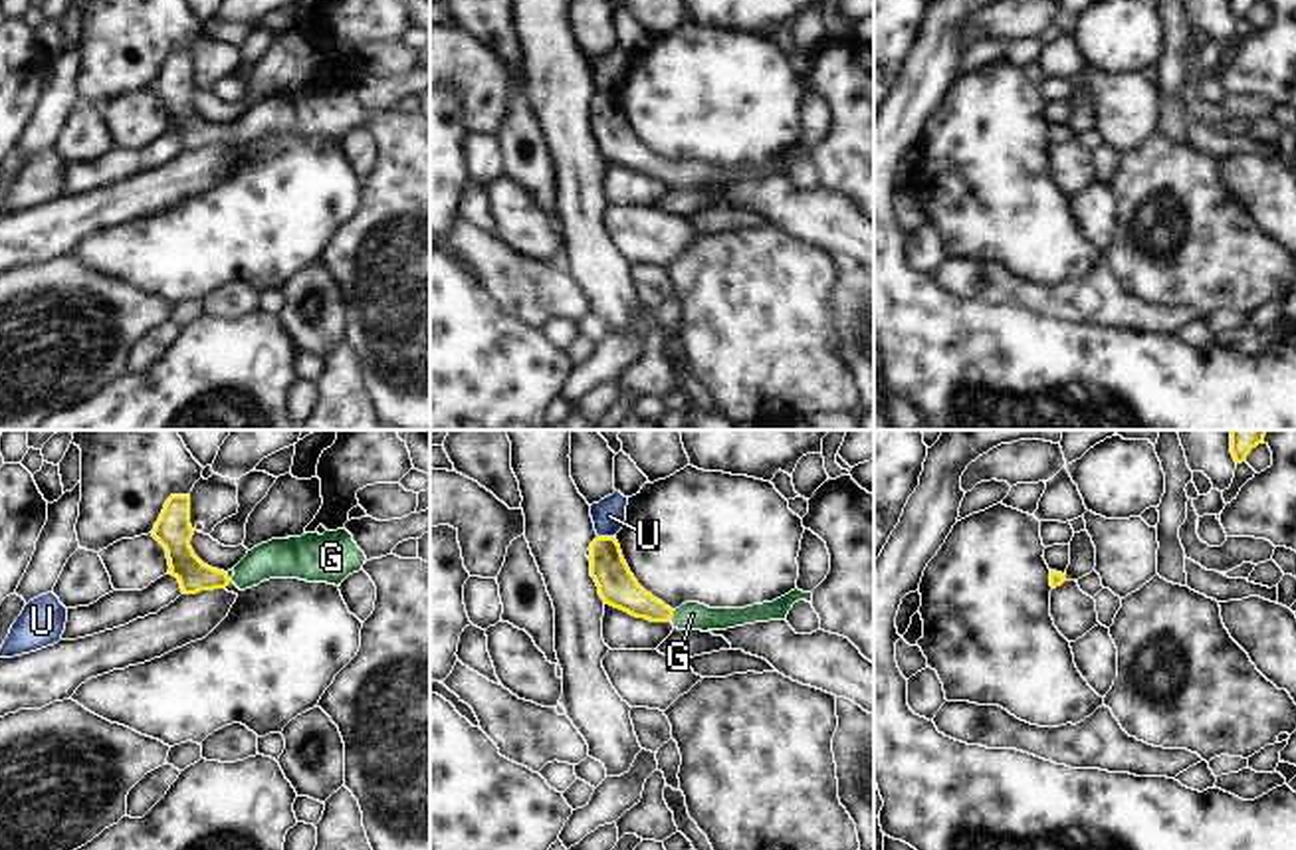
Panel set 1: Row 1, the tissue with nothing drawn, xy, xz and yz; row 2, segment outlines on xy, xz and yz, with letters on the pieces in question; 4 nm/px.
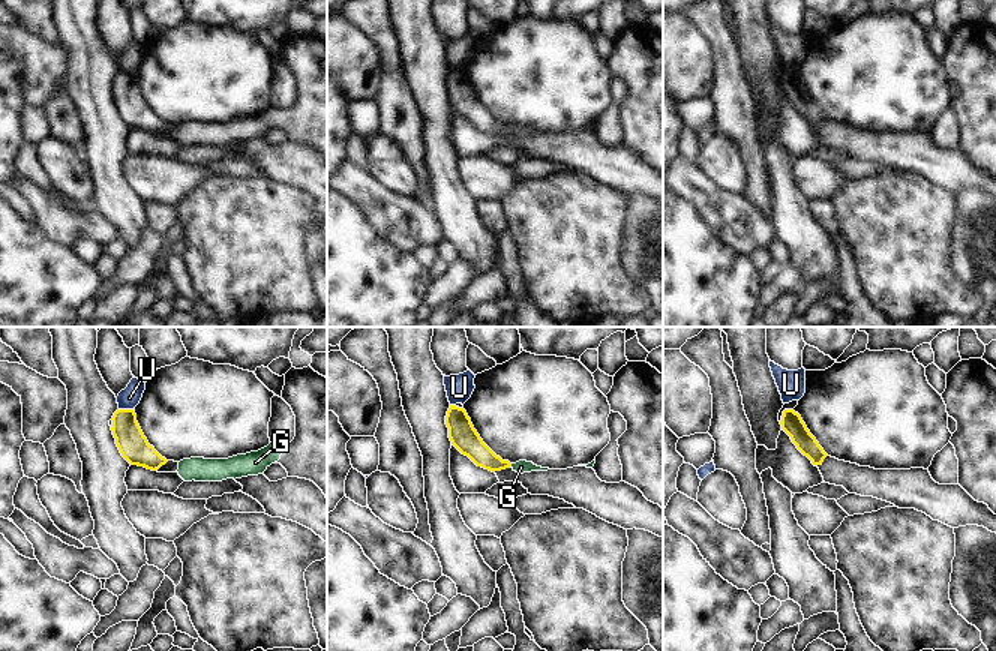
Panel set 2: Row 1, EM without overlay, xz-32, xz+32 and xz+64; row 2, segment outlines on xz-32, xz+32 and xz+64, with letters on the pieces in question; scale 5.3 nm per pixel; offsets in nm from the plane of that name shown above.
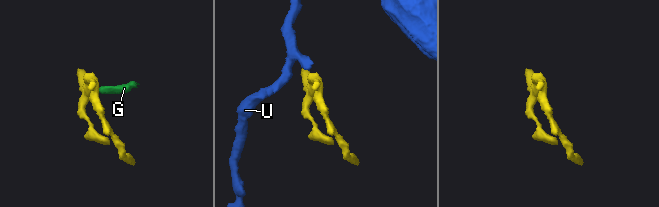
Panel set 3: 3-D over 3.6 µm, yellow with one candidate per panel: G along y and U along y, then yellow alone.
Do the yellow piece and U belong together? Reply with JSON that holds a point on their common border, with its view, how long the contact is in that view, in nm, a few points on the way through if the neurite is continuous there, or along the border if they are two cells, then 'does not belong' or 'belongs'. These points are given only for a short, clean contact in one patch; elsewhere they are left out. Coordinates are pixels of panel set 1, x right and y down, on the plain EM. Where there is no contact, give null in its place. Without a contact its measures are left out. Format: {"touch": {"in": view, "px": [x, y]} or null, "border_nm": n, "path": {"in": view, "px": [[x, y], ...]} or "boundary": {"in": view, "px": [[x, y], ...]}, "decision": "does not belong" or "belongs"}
{"touch": {"in": "xz", "px": [607, 94]}, "border_nm": 60, "boundary": {"in": "xz", "px": [[599, 92], [613, 94]]}, "decision": "does not belong"}

